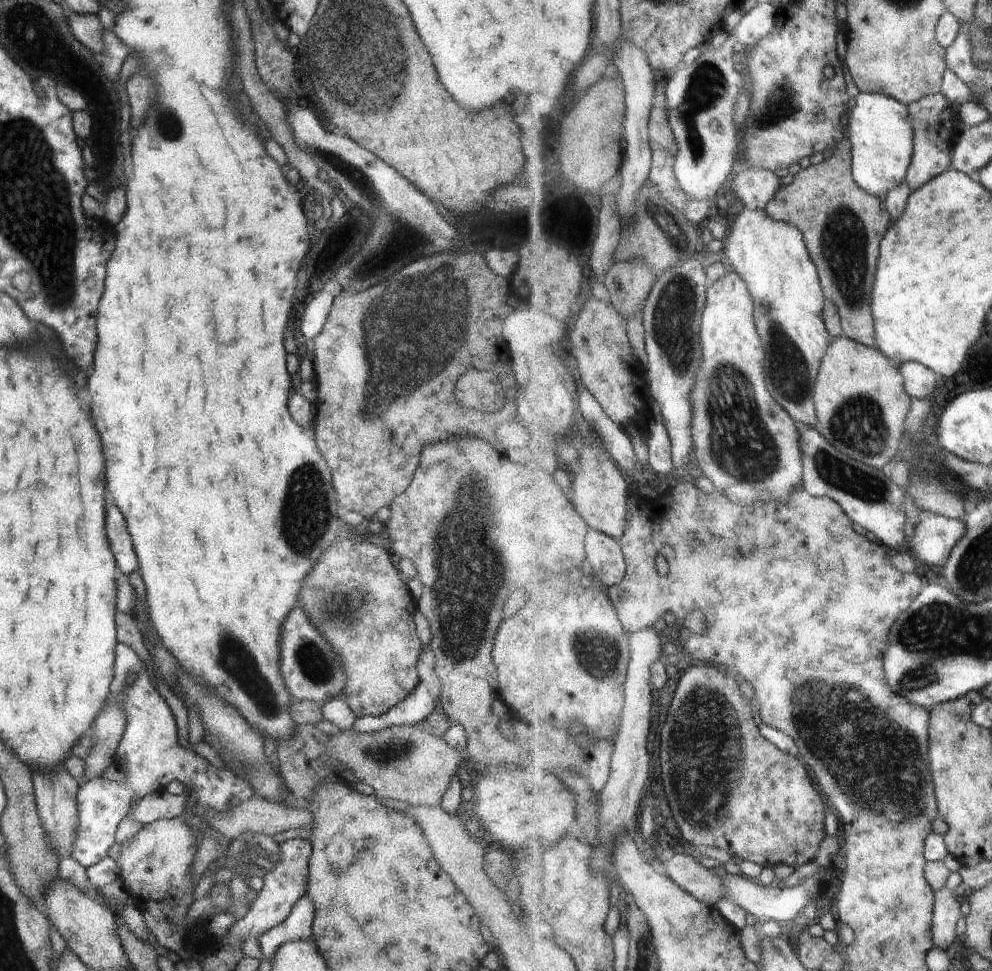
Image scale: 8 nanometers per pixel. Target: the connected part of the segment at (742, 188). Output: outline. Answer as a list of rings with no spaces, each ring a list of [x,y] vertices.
[[[748,165],[745,170],[732,176],[730,192],[726,194],[736,194],[746,208],[764,210],[782,187],[782,177],[776,172]]]

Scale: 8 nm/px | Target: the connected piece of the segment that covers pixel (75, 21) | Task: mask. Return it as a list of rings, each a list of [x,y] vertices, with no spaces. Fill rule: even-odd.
[[[62,3],[61,8],[64,12],[68,27],[72,35],[81,46],[84,46],[92,54],[102,54],[103,43],[101,31],[104,29],[97,14],[77,14]]]

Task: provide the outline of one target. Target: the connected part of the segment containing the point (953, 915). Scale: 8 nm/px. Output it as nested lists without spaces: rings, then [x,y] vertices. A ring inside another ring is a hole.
[[[944,888],[937,893],[935,906],[935,942],[938,948],[948,950],[958,938],[958,921],[962,920],[962,906],[956,898],[959,893]]]

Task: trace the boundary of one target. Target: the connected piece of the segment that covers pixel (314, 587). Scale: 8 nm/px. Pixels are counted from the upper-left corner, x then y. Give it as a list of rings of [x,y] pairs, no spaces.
[[[345,538],[343,540],[338,539],[319,557],[320,560],[312,568],[312,572],[304,578],[304,588],[302,588],[300,600],[298,600],[298,606],[302,608],[306,617],[315,625],[316,630],[324,636],[324,640],[330,642],[329,646],[335,651],[337,658],[341,661],[341,666],[345,672],[345,684],[341,693],[342,698],[357,718],[366,717],[367,715],[380,717],[388,710],[394,708],[396,704],[403,702],[419,686],[416,666],[423,658],[422,654],[427,651],[427,648],[419,640],[413,622],[413,615],[417,611],[416,601],[409,592],[407,580],[398,572],[397,567],[391,563],[390,555],[382,547],[375,546],[367,541],[360,540],[358,544],[354,544],[354,542]]]

